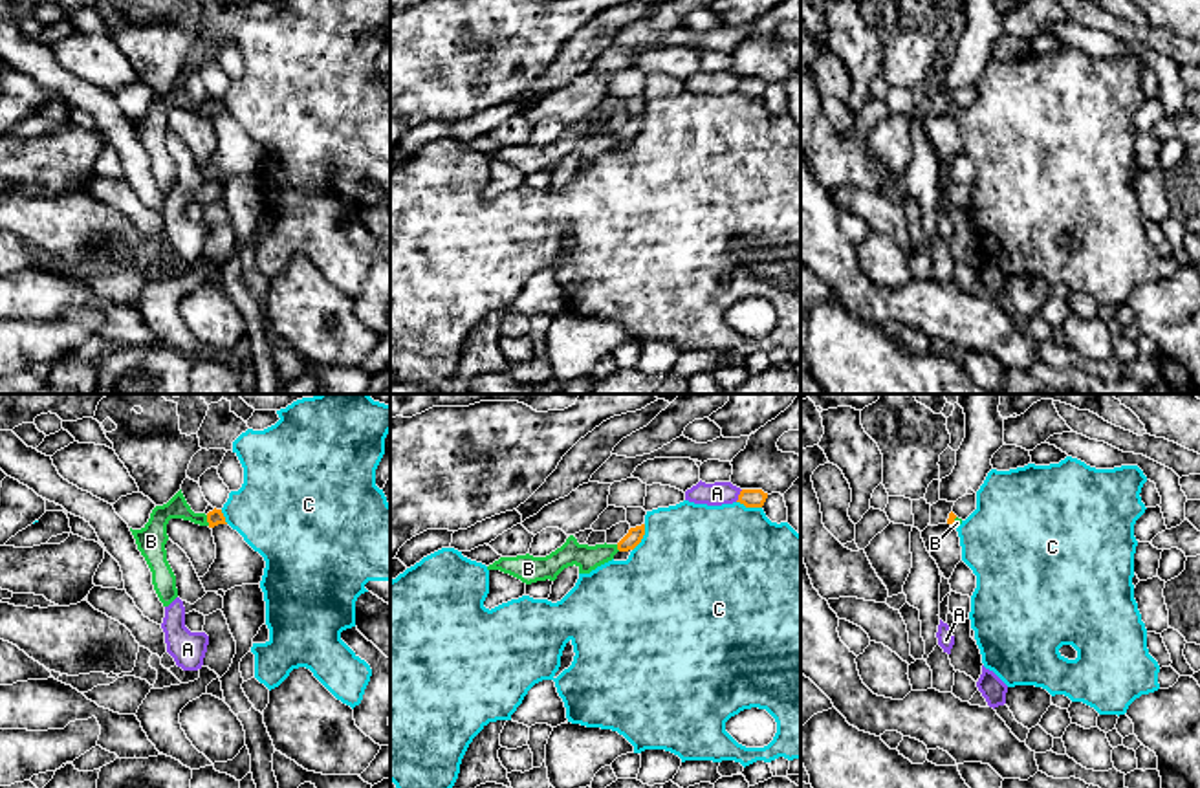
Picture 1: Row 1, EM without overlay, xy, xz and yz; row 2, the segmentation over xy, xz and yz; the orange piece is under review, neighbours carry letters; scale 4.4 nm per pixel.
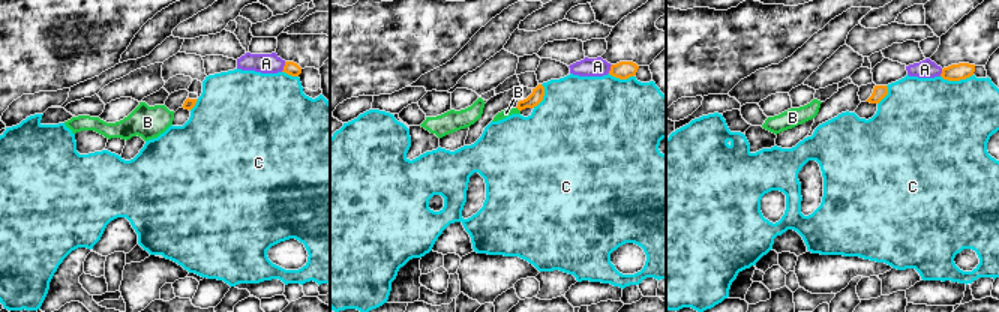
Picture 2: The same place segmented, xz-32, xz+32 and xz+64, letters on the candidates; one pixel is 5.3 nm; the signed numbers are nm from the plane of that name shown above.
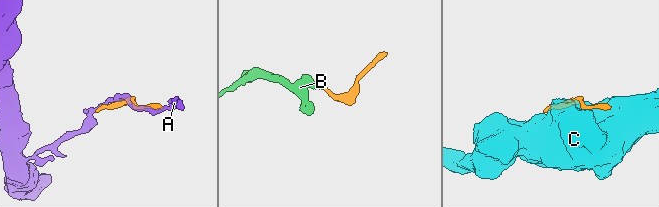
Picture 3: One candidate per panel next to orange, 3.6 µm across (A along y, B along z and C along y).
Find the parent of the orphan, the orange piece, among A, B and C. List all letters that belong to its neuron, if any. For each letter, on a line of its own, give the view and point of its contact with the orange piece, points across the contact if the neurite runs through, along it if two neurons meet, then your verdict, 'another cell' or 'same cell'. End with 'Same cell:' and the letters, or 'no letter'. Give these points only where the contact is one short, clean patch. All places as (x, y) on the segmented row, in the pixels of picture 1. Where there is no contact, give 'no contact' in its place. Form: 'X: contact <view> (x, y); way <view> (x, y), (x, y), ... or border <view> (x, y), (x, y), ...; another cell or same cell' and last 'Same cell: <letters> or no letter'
A: contact xz (739, 495); another cell
B: contact xy (207, 521); way xy (215, 517), (207, 521), (169, 514), (154, 537); same cell
C: contact xz (642, 537); another cell
Same cell: B

